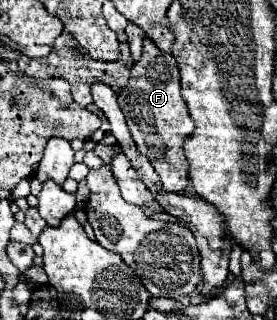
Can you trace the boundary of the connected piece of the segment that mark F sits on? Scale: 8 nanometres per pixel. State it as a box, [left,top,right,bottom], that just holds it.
[118,37,194,193]

